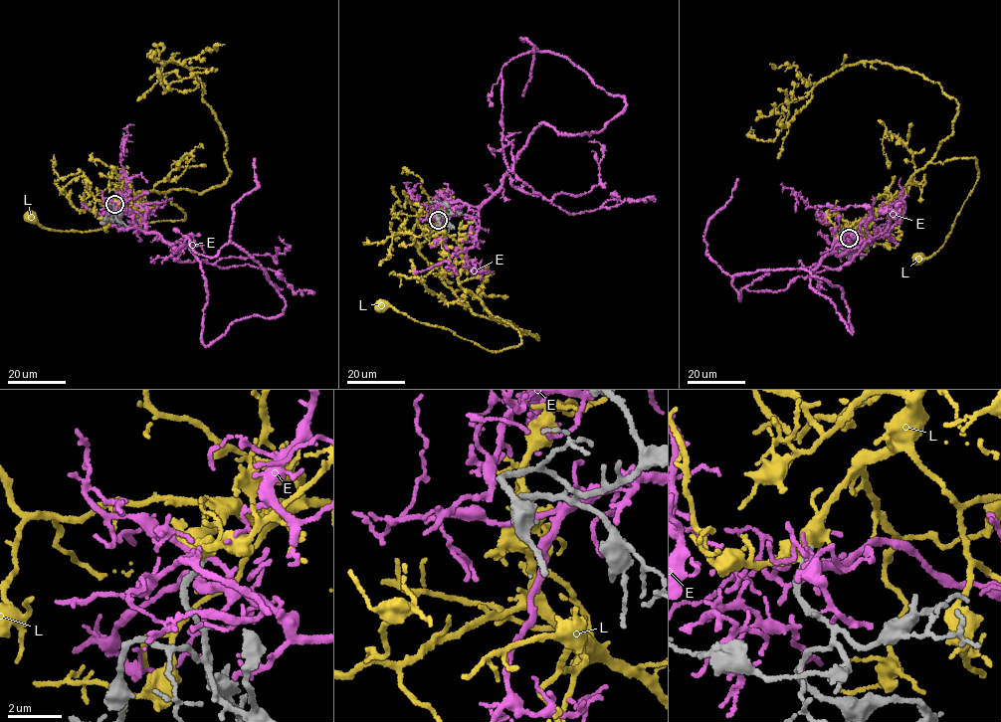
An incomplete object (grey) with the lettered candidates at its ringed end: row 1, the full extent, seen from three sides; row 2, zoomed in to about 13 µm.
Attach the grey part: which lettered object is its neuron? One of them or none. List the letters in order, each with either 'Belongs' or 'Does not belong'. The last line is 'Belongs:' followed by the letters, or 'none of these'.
E: Does not belong
L: Belongs
Belongs: L

